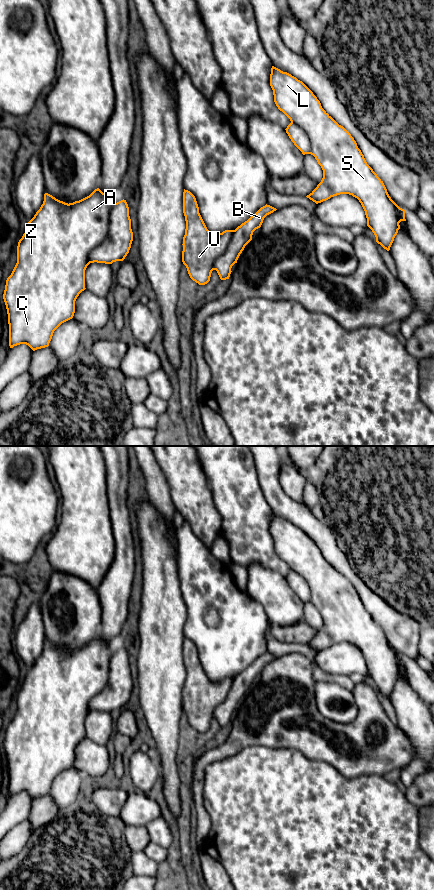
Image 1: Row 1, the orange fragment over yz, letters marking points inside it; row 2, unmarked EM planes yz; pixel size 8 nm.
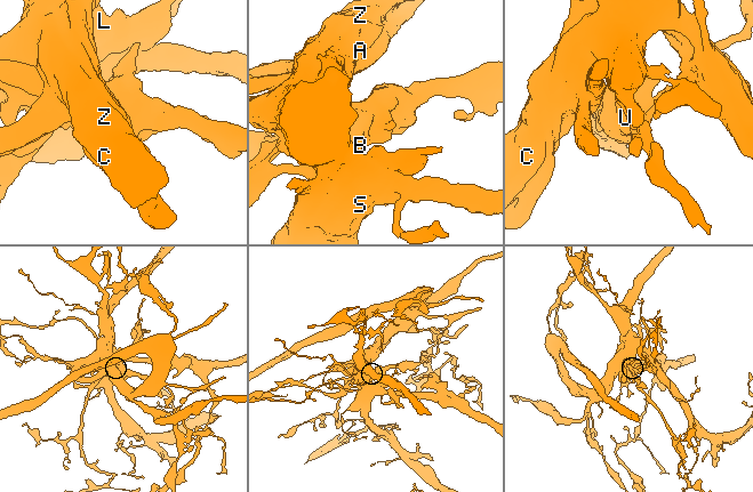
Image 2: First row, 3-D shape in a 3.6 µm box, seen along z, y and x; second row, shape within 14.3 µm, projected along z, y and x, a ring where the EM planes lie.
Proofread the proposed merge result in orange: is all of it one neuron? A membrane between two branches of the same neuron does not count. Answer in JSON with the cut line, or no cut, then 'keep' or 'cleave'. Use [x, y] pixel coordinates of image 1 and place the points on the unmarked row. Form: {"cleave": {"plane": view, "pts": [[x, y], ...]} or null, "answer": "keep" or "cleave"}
{"cleave": null, "answer": "keep"}

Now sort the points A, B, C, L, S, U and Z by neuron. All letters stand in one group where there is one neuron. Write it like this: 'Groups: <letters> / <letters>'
Groups: A B C L S U Z

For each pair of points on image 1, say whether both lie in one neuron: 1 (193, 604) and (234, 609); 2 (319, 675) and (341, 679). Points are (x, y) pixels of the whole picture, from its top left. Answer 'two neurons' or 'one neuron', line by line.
1: one neuron
2: one neuron

